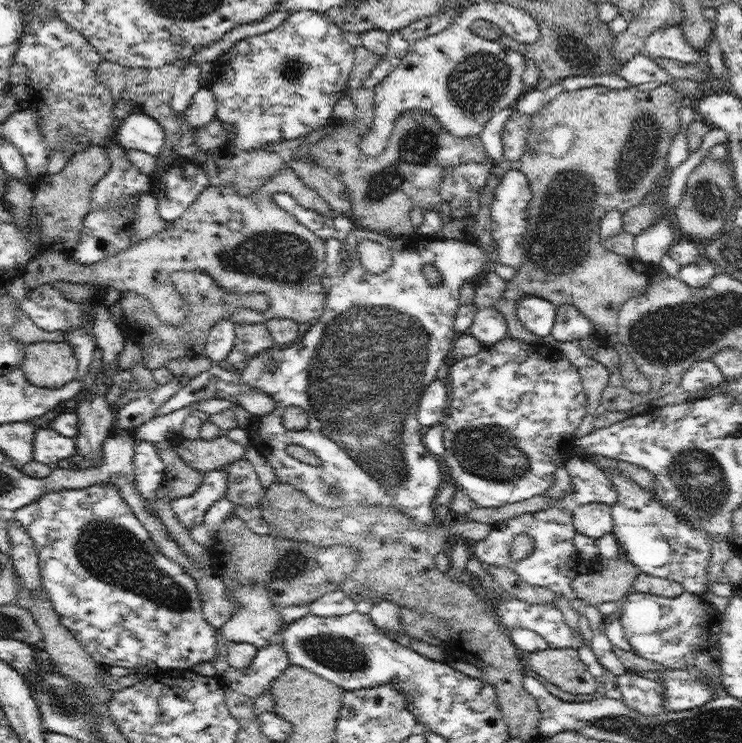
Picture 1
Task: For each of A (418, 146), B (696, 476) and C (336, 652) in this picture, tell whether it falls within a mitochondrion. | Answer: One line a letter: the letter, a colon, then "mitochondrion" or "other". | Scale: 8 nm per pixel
A: mitochondrion
B: mitochondrion
C: mitochondrion

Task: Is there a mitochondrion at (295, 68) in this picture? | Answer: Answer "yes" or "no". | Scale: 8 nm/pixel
yes

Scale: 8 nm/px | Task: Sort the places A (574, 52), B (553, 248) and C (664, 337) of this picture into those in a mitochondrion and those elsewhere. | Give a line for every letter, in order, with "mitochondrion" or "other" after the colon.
A: mitochondrion
B: mitochondrion
C: mitochondrion

